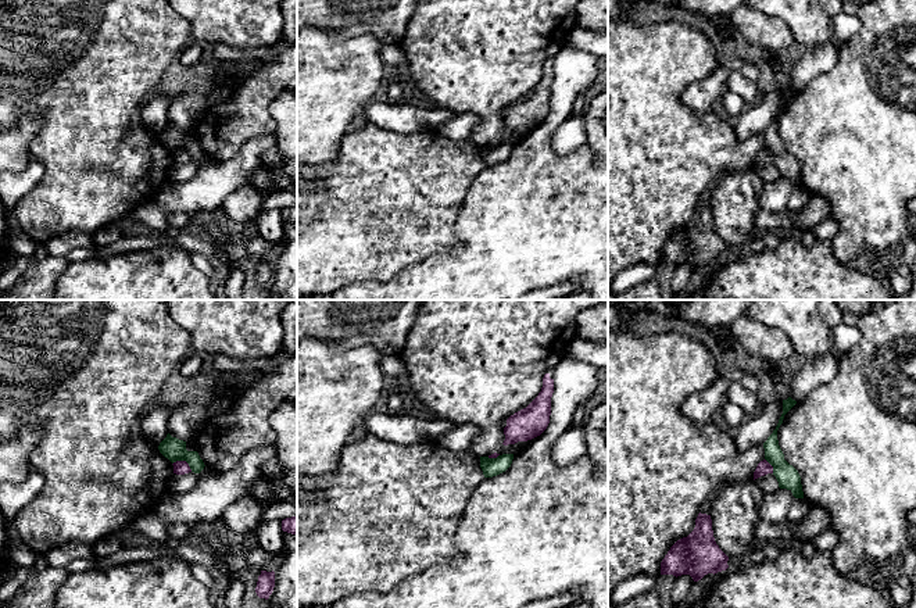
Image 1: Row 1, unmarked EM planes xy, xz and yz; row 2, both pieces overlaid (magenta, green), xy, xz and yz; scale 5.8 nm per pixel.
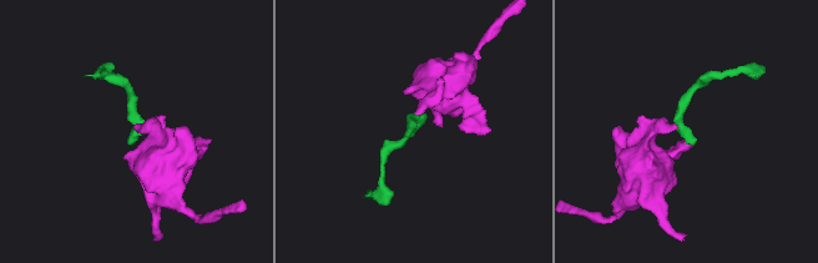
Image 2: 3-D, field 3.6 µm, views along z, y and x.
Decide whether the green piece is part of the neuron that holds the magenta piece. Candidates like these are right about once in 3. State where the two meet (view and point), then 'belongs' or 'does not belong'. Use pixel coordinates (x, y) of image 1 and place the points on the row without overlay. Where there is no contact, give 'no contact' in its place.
xy (183, 150) | does not belong

